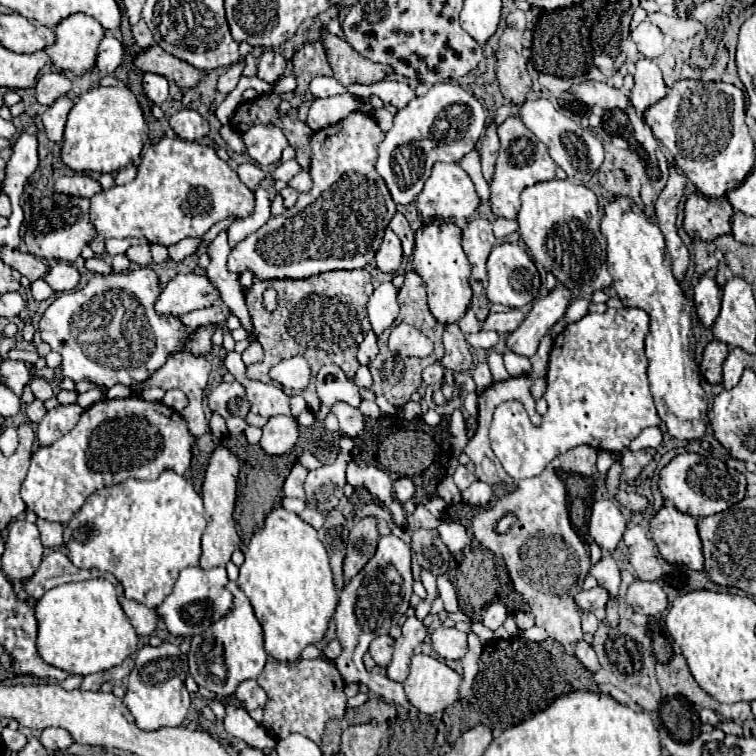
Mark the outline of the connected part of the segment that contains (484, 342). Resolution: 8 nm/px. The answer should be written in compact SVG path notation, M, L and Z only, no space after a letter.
M477 332L477 334L469 334L467 336L467 342L473 346L473 348L483 348L483 350L491 350L499 340L499 334L497 332Z

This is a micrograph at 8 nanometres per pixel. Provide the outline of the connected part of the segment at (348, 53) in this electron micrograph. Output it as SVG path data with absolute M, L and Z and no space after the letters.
M327 28L321 30L321 44L323 44L327 60L333 68L333 78L345 88L355 82L375 84L375 82L383 80L387 74L391 74L391 68L363 58L361 54L357 54L351 48L351 44L347 40L329 34Z

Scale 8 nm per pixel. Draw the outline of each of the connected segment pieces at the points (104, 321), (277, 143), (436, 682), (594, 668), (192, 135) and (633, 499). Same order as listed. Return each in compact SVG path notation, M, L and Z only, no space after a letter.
M137 266L127 272L111 272L107 276L95 274L85 286L75 288L71 292L63 292L41 316L39 322L39 334L41 340L47 342L55 352L63 356L63 376L71 378L75 382L79 380L91 380L103 388L111 388L115 384L137 384L139 380L145 380L155 370L159 370L167 356L179 346L183 338L189 338L193 334L193 328L181 326L179 318L159 318L155 314L155 300L161 292L157 274L147 266Z
M257 124L249 132L241 134L247 146L247 154L261 166L269 166L281 160L281 152L287 146L287 138L281 128L273 124Z
M415 654L403 688L419 712L435 714L459 700L459 684L461 676L453 668L427 654Z
M577 642L575 644L575 656L583 662L583 666L589 670L589 672L599 672L601 666L599 666L599 660L597 660L597 654L595 650L587 644L587 642Z
M181 110L181 112L173 114L169 118L169 124L181 140L201 140L209 132L207 120L195 110Z
M617 488L611 496L613 496L621 506L629 508L631 512L641 512L641 510L647 506L647 498L635 494L635 492L625 492L625 490L619 490L619 488Z

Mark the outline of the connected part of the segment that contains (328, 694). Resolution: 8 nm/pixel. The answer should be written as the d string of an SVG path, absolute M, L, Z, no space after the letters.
M267 660L265 670L257 678L257 684L269 694L269 704L265 706L263 726L277 740L287 738L297 732L321 746L325 724L331 718L343 718L347 708L347 696L343 692L345 682L329 660L297 660L295 664Z

